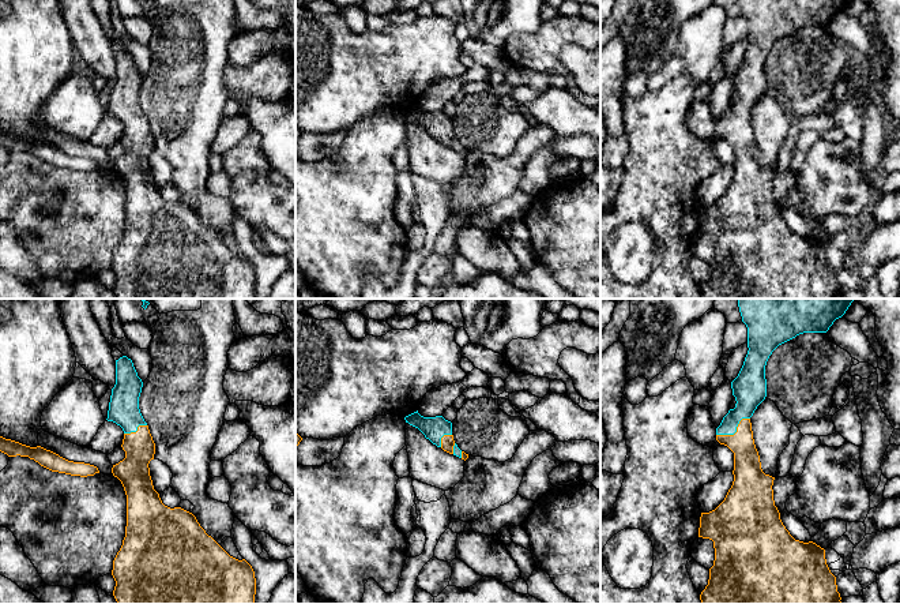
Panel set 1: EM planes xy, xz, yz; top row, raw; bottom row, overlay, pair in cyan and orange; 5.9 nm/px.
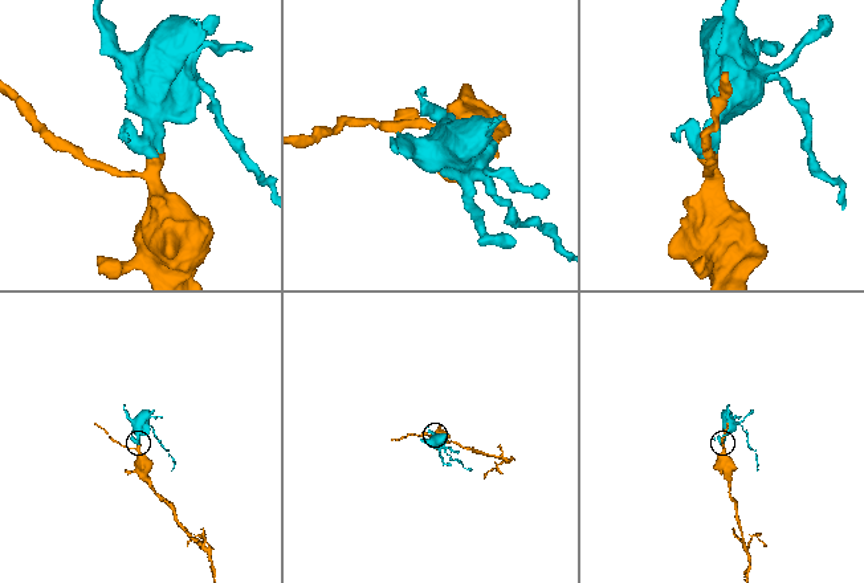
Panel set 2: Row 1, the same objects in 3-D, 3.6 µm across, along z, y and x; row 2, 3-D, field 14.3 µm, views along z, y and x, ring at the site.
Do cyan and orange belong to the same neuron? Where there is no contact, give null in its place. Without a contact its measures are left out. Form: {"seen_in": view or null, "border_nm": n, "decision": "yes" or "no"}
{"seen_in": "yz", "border_nm": 220, "decision": "yes"}

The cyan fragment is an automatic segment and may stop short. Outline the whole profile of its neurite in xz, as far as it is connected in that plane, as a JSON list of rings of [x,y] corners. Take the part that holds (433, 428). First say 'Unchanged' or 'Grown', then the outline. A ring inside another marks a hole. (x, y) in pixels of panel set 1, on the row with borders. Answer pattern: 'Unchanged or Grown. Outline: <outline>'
Grown. Outline: [[[417,412],[404,417],[406,423],[418,428],[426,439],[429,439],[437,447],[453,454],[462,459],[467,459],[468,454],[462,451],[453,440],[452,423],[443,416],[423,417]]]

